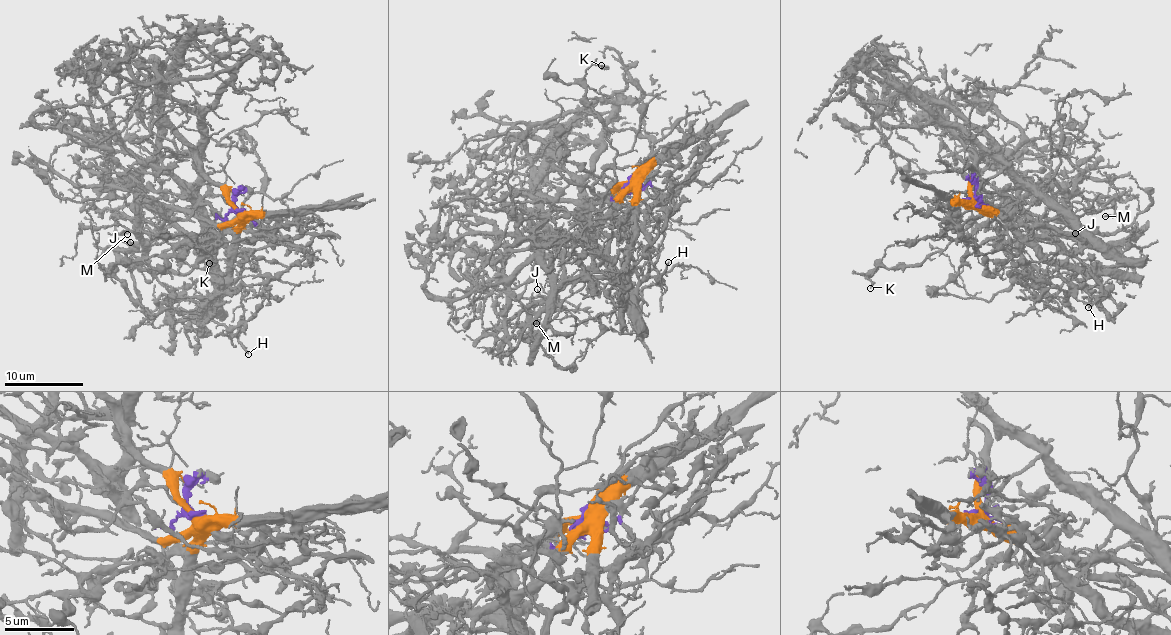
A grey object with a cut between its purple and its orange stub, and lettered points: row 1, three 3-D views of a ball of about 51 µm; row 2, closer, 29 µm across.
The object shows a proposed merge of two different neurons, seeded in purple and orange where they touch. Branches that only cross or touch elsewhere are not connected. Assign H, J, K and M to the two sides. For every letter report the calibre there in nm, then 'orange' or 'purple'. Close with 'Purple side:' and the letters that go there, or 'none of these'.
H: 150 nm thick; orange
J: 130 nm thick; orange
K: 180 nm thick; orange
M: 190 nm thick; purple
Purple side: M

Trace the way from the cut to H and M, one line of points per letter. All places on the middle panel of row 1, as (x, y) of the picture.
H: (631, 181), (637, 241), (659, 255), (654, 265), (659, 273), (658, 280), (668, 262)
M: (631, 181), (617, 199), (596, 199), (593, 237), (605, 259), (594, 253), (583, 285), (524, 339), (536, 322)

